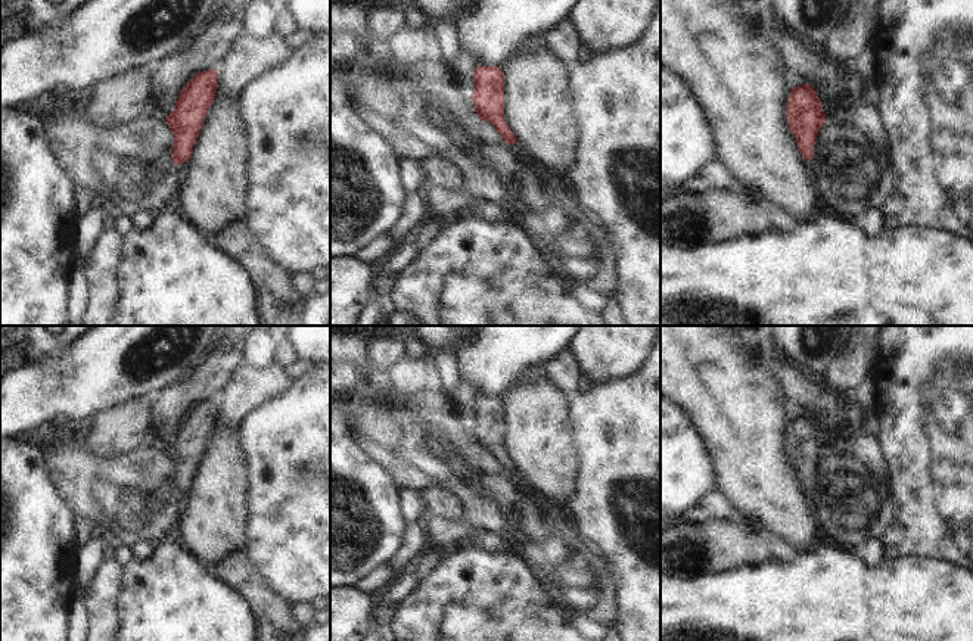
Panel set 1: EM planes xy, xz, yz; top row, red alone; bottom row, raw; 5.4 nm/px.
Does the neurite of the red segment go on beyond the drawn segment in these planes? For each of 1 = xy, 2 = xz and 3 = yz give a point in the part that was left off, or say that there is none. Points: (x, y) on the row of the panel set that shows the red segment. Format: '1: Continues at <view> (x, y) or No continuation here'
1: No continuation here
2: No continuation here
3: No continuation here.

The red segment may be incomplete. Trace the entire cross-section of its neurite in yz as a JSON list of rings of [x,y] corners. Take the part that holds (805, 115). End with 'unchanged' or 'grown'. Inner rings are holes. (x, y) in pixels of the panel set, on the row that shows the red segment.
[[[811,84],[792,88],[787,99],[787,122],[803,159],[811,161],[812,146],[817,144],[820,128],[826,124],[821,100]]]; unchanged

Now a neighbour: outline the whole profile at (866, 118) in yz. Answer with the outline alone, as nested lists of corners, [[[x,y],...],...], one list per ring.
[[[846,100],[831,105],[826,121],[836,125],[851,125],[861,131],[873,144],[874,155],[880,161],[887,159],[889,140],[879,115],[879,108],[858,100]]]

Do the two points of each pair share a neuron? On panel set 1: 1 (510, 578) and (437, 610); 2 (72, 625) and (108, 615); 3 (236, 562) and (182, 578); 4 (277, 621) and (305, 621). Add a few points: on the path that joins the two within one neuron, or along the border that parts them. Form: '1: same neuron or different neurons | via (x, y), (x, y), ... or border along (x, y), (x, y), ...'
1: same neuron | via (493, 596), (478, 610), (454, 610)
2: different neurons | border along (83, 596), (89, 625)
3: different neurons | border along (213, 573), (241, 594)
4: different neurons | border along (289, 606), (291, 616), (300, 625)

